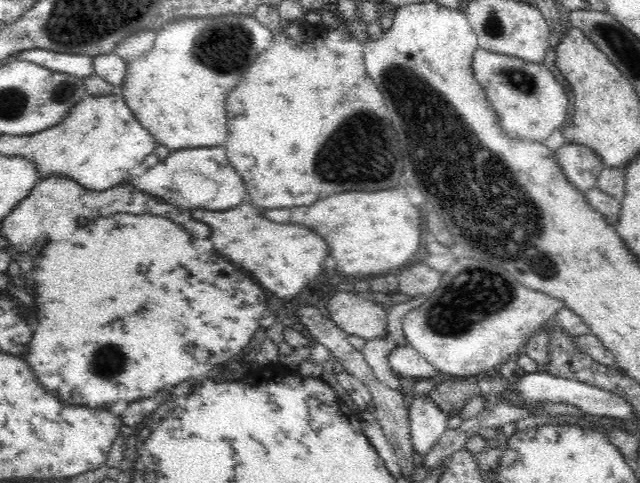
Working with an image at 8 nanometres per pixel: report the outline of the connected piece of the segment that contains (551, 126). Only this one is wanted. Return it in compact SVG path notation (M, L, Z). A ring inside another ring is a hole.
M478 47L474 51L472 71L478 85L484 89L491 107L498 116L502 133L514 140L545 142L554 132L561 131L568 116L568 96L564 88L542 63L524 61Z

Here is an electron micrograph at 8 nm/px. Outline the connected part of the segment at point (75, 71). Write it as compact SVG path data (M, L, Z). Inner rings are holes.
M35 48L16 54L16 60L26 60L53 72L60 72L84 79L94 73L94 58L89 55L62 54L51 50Z

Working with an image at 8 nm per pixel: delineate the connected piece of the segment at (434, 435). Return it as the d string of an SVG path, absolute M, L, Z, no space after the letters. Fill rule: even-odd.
M425 394L408 397L410 436L416 454L430 452L448 430L448 415Z

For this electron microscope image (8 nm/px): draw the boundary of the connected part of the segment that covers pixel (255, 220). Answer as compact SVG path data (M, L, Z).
M238 206L226 212L191 209L192 216L210 226L210 240L214 250L226 256L238 268L244 268L252 278L260 282L262 288L270 290L280 298L290 298L302 292L302 288L316 280L324 268L328 256L328 244L304 226L294 224L274 224L266 220L252 206Z

